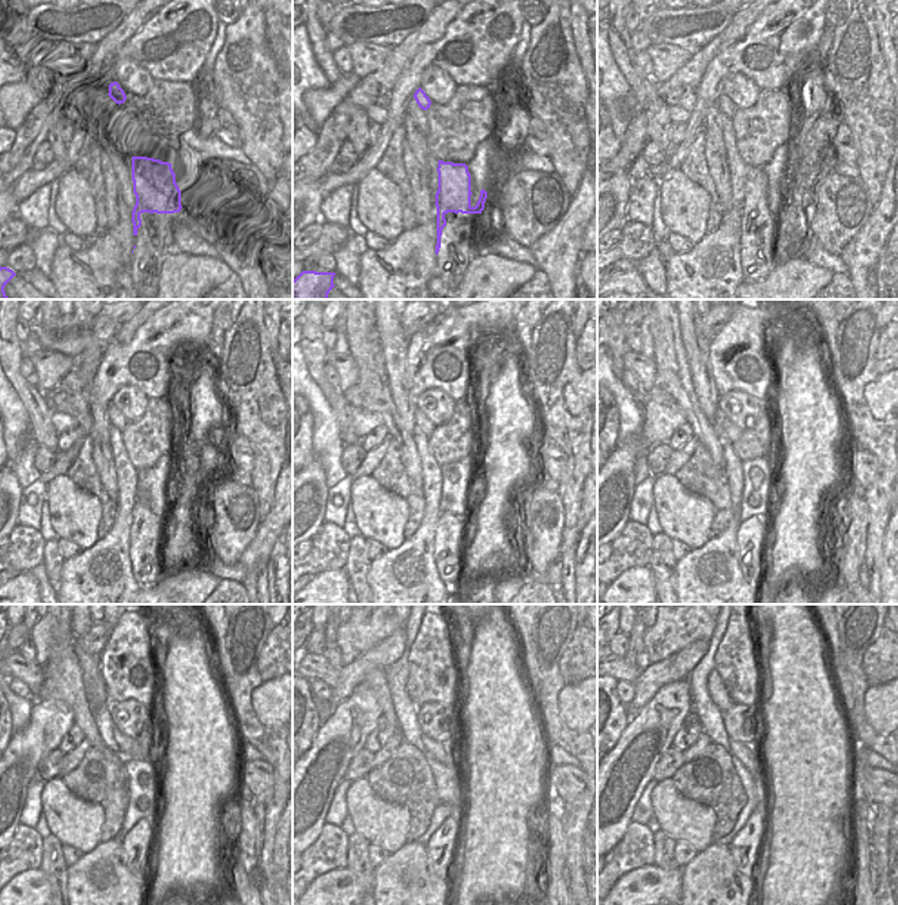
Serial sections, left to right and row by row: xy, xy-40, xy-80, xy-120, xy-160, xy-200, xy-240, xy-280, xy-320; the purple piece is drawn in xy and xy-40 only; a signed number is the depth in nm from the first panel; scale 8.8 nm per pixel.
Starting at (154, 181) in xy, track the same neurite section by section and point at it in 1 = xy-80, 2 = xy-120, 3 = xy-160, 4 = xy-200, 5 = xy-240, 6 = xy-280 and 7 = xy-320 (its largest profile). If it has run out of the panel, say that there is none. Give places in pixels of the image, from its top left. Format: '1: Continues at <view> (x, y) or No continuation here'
1: Continues at xy-80 (755, 189)
2: Continues at xy-120 (140, 509)
3: Continues at xy-160 (437, 542)
4: Continues at xy-200 (742, 535)
5: Continues at xy-240 (135, 855)
6: Continues at xy-280 (438, 855)
7: Continues at xy-320 (744, 859).

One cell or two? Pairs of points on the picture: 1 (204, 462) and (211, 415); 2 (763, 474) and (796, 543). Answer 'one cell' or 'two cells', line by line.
1: one cell
2: two cells

